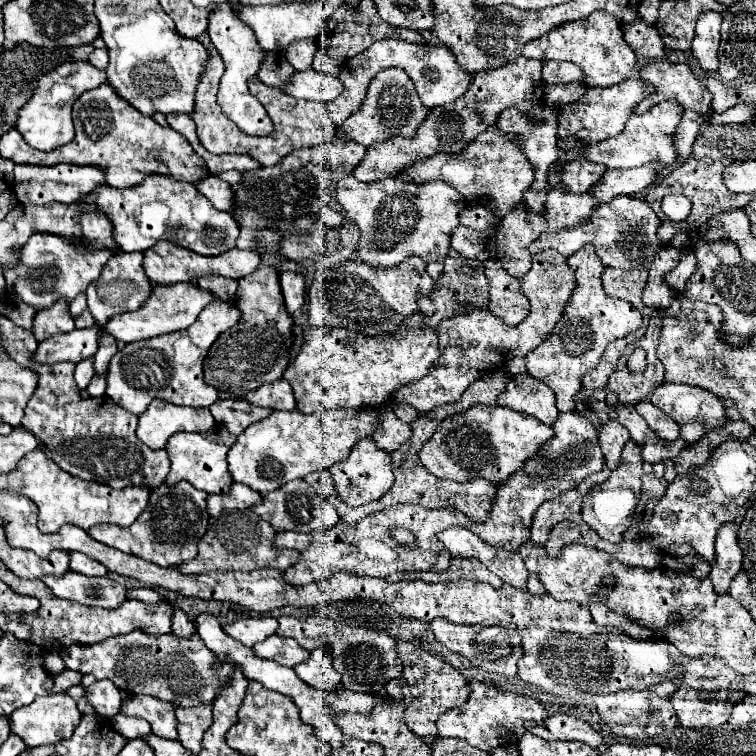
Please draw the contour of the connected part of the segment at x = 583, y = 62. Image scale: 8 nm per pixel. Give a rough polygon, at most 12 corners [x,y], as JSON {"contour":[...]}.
{"contour":[[608,12],[560,24],[524,46],[568,60],[586,86],[632,76],[636,54]]}

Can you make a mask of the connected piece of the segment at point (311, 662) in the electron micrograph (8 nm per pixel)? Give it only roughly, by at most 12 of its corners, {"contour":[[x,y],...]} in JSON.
{"contour":[[316,648],[294,670],[314,688],[332,690],[340,674],[330,648]]}

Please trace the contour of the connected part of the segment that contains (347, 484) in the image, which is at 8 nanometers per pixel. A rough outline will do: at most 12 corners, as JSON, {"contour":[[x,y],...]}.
{"contour":[[372,438],[330,468],[342,502],[382,498],[392,458]]}

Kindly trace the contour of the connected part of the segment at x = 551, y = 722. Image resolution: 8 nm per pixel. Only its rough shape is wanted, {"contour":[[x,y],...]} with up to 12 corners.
{"contour":[[568,714],[528,730],[544,740],[578,740],[602,748],[590,724]]}

